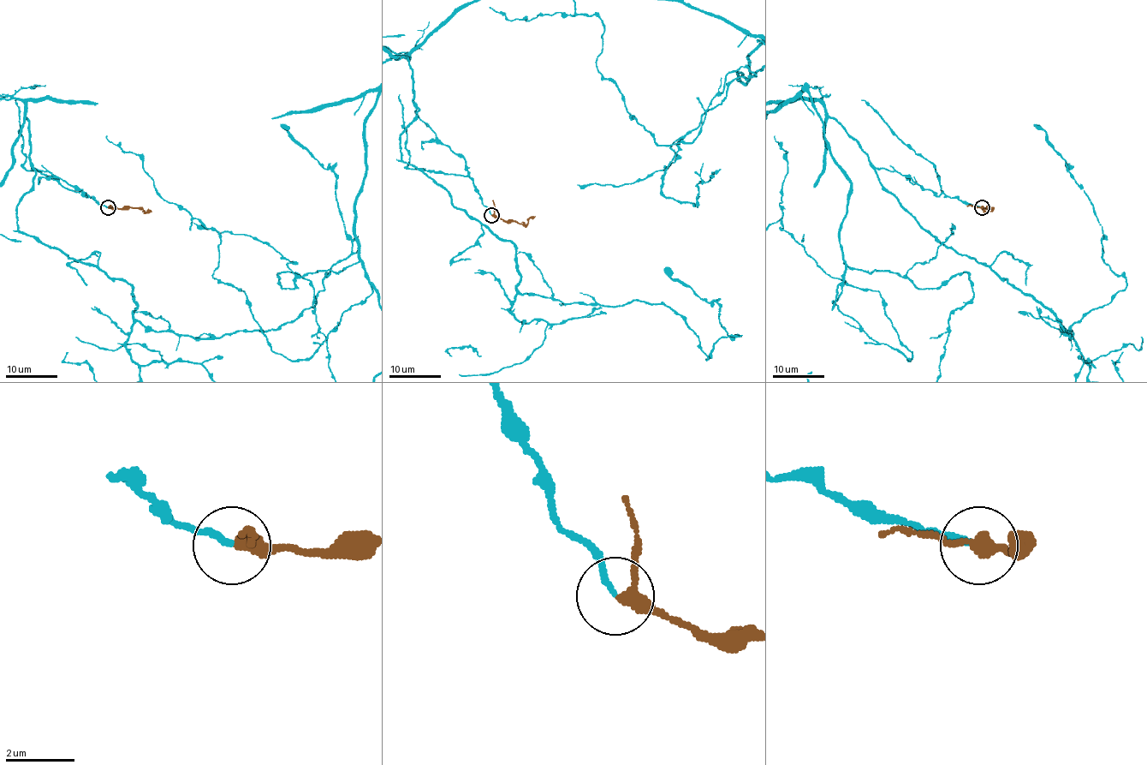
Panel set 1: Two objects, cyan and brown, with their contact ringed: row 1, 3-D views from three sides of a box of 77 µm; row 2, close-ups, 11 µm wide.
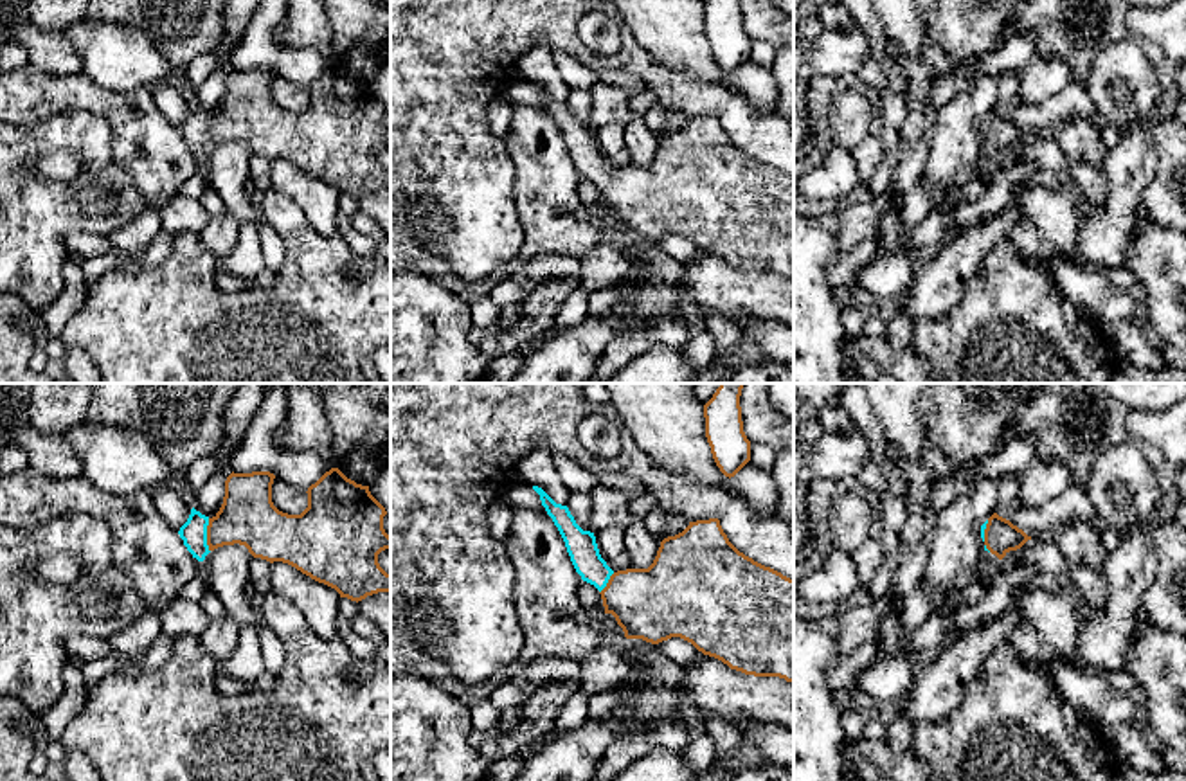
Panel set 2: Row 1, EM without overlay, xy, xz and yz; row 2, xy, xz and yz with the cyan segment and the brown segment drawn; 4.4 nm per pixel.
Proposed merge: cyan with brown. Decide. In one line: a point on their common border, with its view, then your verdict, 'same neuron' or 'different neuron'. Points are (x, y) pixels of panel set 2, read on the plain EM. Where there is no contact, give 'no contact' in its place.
meets cyan in xy at (206, 132); same neuron

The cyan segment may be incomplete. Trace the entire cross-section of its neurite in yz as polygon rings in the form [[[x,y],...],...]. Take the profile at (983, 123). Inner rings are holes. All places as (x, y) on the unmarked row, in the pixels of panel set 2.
[[[993,110],[981,122],[981,135],[984,139],[984,148],[995,151],[1002,157],[1010,148],[1020,146],[1031,133],[1028,133],[1022,126],[1013,122],[1010,117]]]

